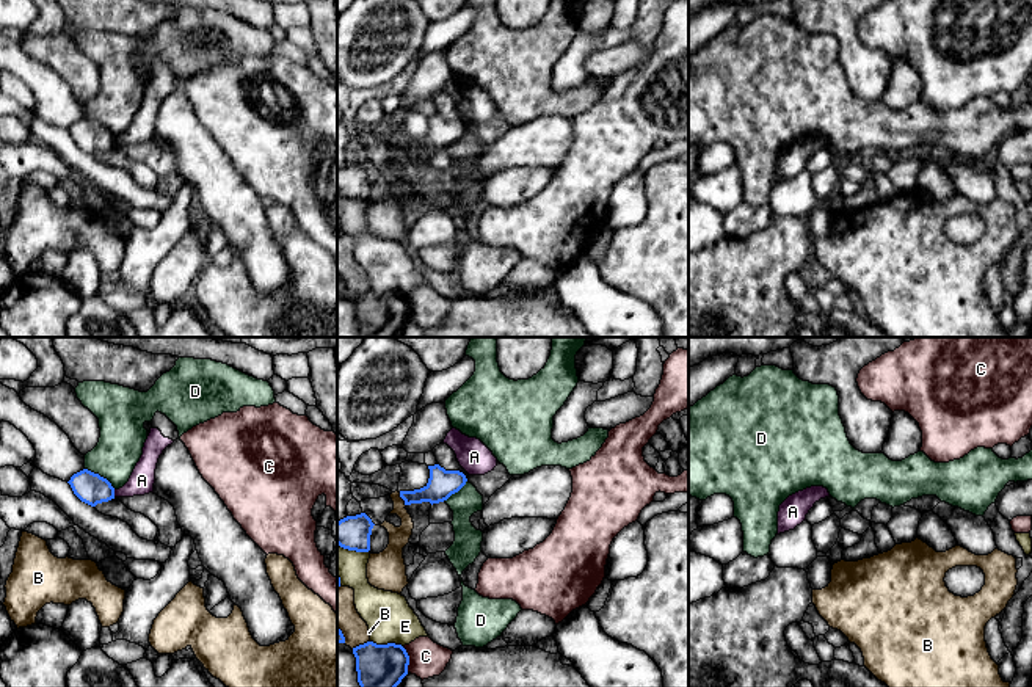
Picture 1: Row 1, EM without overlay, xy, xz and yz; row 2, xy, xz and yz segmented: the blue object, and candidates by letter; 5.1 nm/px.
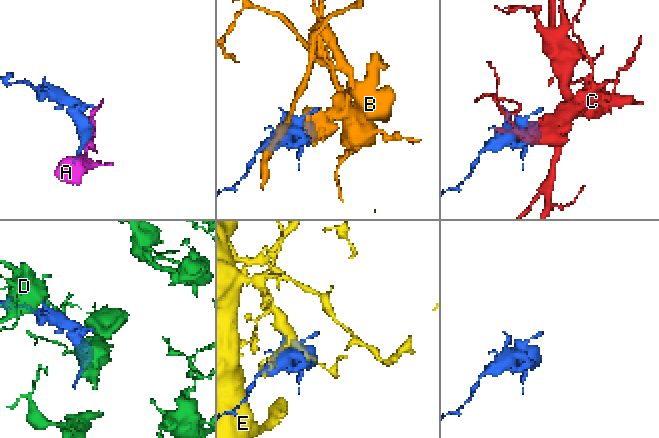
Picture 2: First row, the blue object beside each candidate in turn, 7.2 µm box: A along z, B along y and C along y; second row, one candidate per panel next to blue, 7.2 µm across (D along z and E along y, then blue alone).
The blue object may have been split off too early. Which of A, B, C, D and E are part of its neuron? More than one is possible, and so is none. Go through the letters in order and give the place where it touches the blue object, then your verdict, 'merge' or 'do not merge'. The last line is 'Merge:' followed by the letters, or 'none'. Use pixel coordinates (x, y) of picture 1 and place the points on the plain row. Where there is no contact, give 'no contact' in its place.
A: xy (113, 141) | do not merge
B: xz (402, 146) | do not merge
C: xz (408, 308) | do not merge
D: xy (99, 124) | do not merge
E: xz (388, 292) | do not merge
Merge: none

